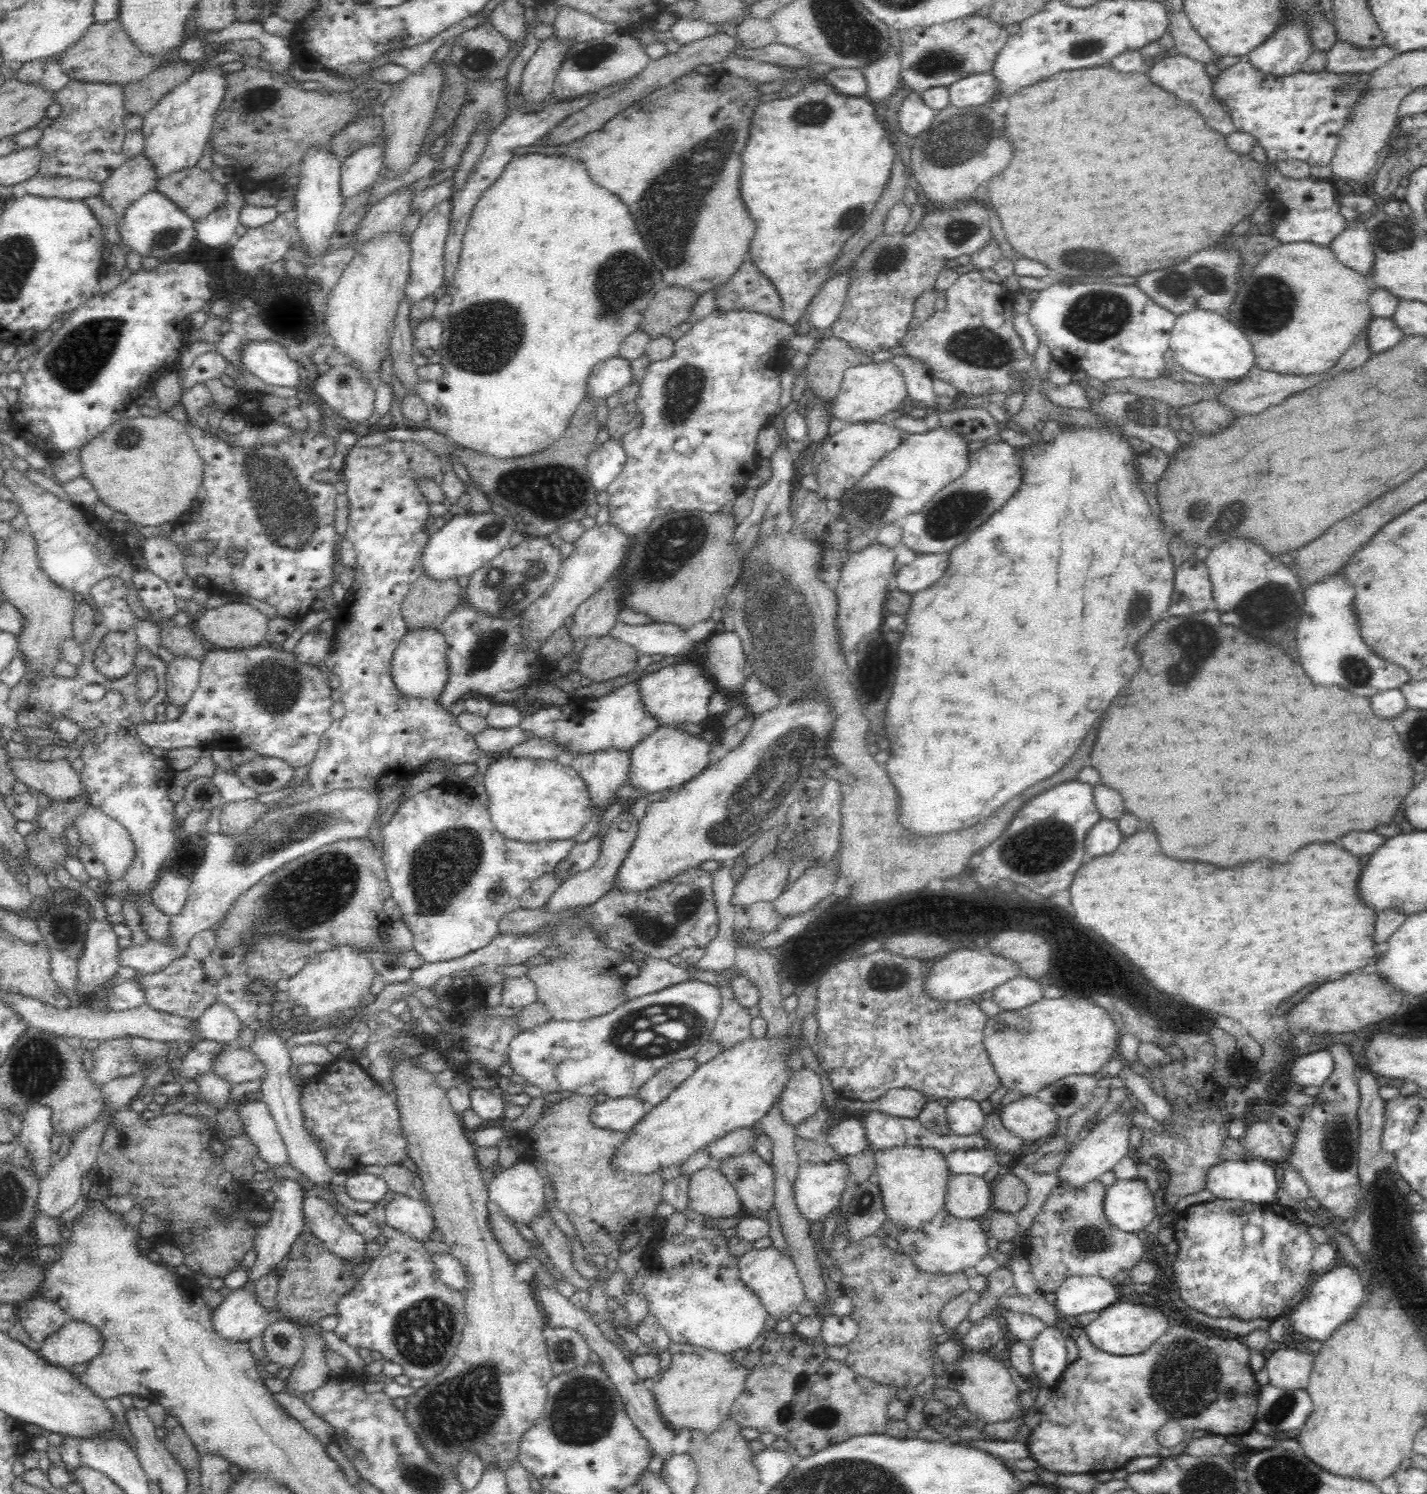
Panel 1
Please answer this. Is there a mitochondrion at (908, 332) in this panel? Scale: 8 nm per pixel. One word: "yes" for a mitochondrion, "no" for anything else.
no

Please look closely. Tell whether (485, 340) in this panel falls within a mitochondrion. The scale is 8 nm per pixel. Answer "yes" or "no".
yes

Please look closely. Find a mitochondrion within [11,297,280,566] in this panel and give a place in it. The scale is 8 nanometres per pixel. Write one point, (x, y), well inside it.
(79, 357)

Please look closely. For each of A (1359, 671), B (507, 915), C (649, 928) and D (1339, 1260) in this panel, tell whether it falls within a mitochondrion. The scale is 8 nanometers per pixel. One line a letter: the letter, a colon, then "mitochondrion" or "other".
A: mitochondrion
B: other
C: mitochondrion
D: other

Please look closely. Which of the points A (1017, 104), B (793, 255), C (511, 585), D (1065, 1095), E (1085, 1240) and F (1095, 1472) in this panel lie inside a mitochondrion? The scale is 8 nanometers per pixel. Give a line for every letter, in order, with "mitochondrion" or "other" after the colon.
A: other
B: other
C: mitochondrion
D: mitochondrion
E: mitochondrion
F: other

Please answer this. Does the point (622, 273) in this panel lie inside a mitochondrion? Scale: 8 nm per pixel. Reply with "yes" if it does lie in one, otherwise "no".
yes

